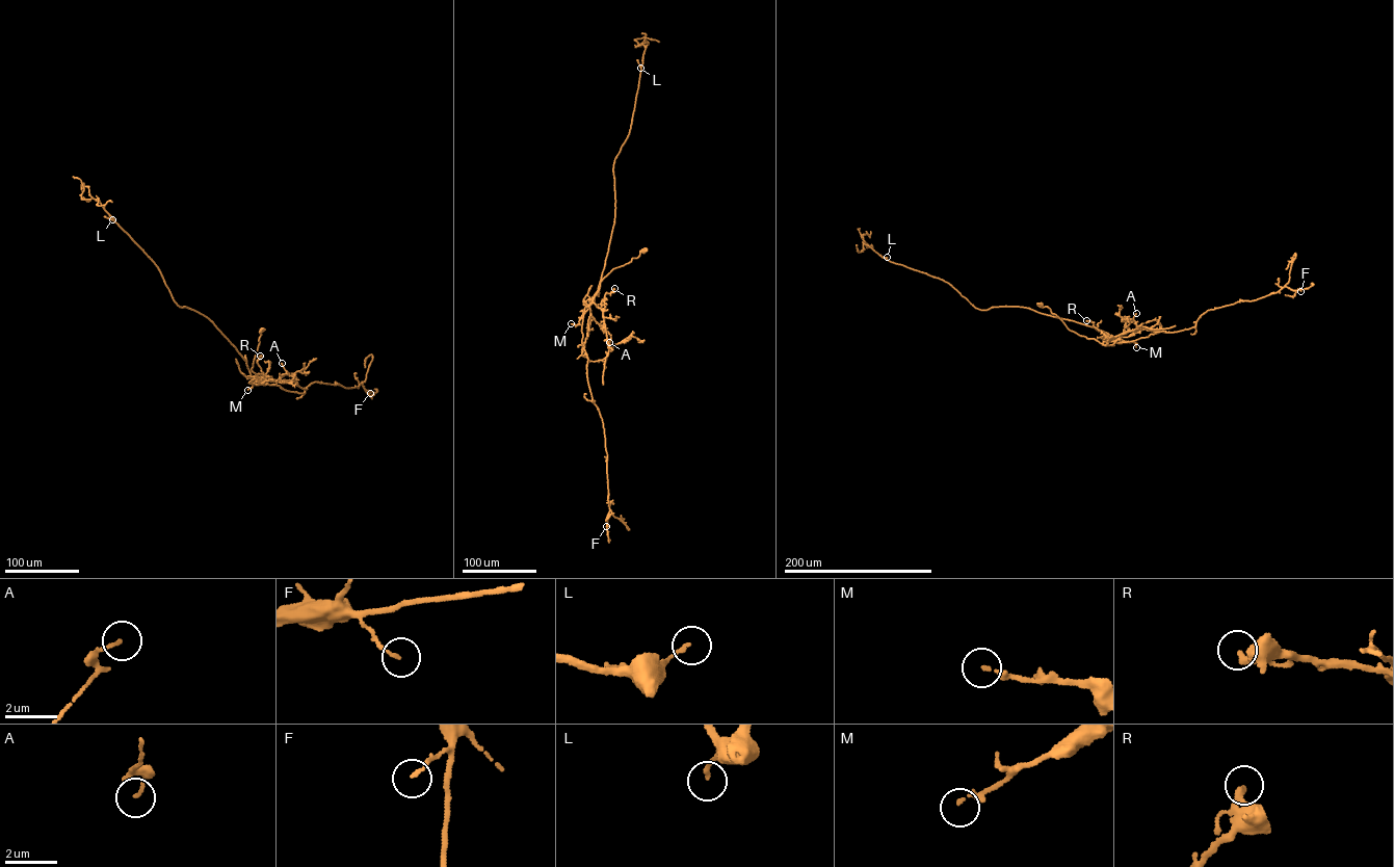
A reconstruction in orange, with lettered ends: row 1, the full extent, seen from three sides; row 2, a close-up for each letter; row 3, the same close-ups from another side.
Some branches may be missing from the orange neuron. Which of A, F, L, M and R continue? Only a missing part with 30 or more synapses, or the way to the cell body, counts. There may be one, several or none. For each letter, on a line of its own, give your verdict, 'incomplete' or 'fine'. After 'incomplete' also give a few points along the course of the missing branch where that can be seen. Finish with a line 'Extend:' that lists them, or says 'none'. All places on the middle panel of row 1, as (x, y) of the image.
A: fine
F: fine
L: fine
M: fine
R: fine
Extend: none

